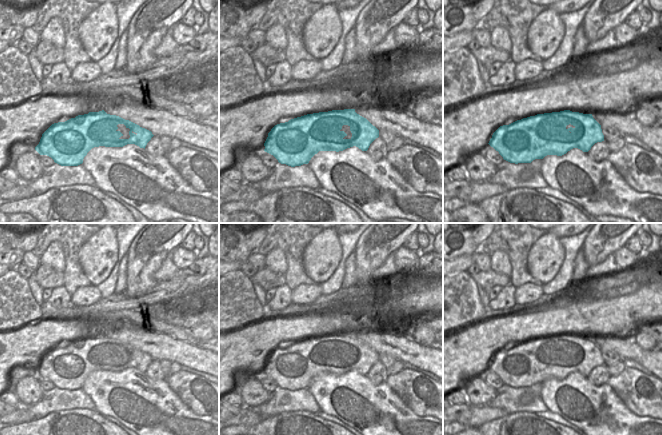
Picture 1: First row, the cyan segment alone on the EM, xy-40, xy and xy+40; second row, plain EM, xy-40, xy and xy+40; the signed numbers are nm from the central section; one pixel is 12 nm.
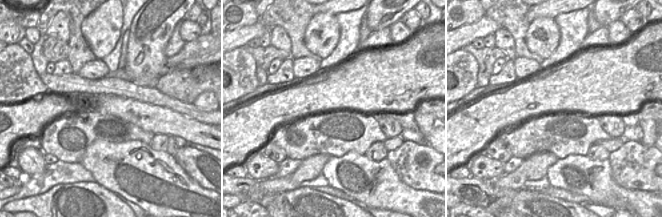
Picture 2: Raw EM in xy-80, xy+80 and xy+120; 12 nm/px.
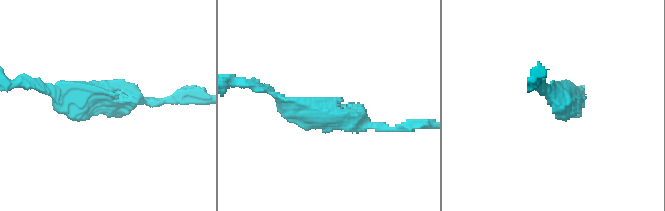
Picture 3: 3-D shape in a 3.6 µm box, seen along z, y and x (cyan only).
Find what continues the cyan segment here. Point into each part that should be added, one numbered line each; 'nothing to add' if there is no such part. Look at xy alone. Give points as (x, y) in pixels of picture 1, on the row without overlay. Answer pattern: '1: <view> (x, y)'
nothing to add

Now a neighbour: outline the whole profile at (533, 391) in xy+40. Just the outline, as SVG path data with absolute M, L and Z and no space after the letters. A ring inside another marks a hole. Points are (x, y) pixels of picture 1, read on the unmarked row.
M535 383L531 387L528 387L527 392L521 397L521 404L529 404L536 396L540 396L542 390L542 383Z

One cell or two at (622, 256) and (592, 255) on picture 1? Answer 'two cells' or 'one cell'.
two cells

